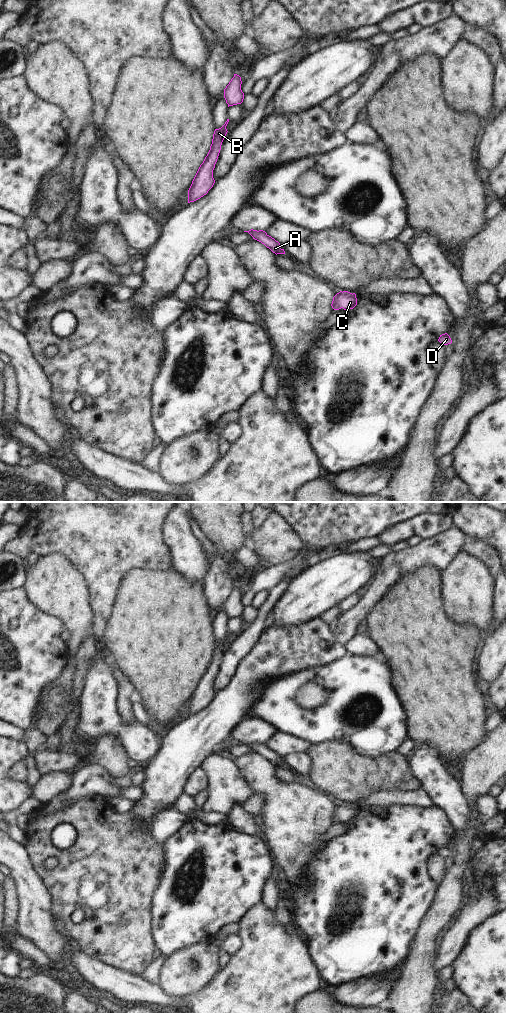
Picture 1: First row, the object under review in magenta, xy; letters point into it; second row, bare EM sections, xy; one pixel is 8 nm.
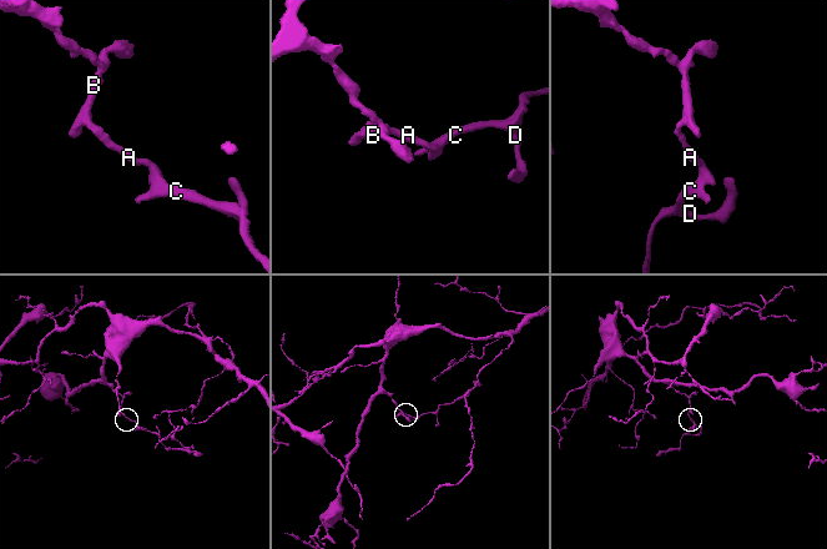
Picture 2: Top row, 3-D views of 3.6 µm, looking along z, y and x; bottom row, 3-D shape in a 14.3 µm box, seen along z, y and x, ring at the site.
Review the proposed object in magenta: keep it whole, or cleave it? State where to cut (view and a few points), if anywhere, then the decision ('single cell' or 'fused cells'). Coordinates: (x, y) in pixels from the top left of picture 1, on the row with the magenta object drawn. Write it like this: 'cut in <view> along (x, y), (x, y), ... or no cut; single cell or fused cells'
no cut; single cell

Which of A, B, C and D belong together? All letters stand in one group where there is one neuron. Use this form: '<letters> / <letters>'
A B C D

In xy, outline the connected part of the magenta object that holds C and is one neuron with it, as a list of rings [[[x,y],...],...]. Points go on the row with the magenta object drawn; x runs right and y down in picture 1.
[[[340,291],[333,297],[332,308],[334,310],[339,310],[343,308],[344,310],[353,309],[357,305],[357,298],[355,293],[350,293],[348,291]]]

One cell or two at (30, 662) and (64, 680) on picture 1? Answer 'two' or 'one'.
two

